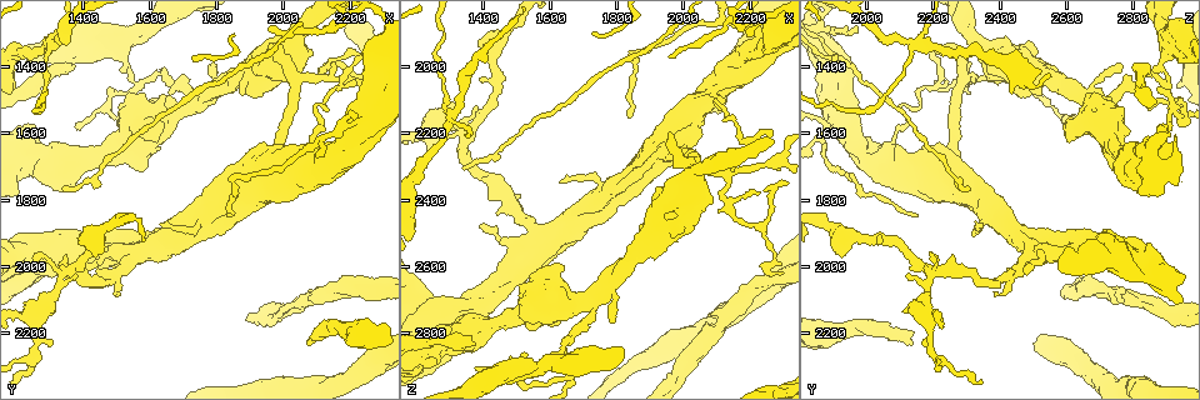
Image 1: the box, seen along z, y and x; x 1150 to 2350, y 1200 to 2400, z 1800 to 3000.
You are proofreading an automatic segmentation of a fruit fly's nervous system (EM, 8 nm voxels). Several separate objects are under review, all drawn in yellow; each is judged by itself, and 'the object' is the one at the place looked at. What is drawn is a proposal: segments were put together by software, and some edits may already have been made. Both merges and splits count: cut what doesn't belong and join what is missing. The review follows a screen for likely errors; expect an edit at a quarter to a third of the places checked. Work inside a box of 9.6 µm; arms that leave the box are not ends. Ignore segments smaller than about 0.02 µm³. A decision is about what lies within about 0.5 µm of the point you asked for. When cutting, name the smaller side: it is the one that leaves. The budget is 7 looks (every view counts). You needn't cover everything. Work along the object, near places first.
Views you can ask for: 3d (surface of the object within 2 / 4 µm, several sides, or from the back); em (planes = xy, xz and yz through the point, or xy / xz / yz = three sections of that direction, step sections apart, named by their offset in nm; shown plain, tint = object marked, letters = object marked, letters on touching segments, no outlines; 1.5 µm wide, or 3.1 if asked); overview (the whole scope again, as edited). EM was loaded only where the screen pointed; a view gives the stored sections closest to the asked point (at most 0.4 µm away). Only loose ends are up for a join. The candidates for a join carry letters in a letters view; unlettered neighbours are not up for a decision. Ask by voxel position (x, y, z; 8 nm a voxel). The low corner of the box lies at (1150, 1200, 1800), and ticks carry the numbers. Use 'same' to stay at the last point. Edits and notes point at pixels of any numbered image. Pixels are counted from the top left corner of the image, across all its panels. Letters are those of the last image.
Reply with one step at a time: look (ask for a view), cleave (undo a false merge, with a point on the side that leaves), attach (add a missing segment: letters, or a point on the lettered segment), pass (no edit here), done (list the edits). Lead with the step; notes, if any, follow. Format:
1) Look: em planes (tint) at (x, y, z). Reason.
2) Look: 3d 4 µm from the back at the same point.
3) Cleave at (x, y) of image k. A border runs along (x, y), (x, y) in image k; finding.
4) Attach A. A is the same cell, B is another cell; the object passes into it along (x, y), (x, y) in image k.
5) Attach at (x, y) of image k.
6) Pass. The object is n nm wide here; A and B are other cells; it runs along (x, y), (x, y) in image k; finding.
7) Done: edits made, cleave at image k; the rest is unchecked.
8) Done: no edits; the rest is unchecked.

Look: em yz step 4 (letters) at (1360, 2020, 2210). A fork.

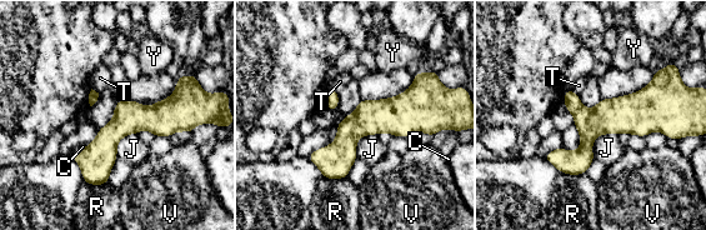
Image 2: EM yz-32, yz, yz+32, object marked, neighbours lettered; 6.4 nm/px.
Pass. C, J, R, T, V and Y are other cells; it runs along (684, 120), (606, 119), (575, 156), (552, 156) in image 2; all the same cell.

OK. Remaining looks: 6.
Look: 3d 4 µm at (1310, 1350, 2150). Four arms meet.

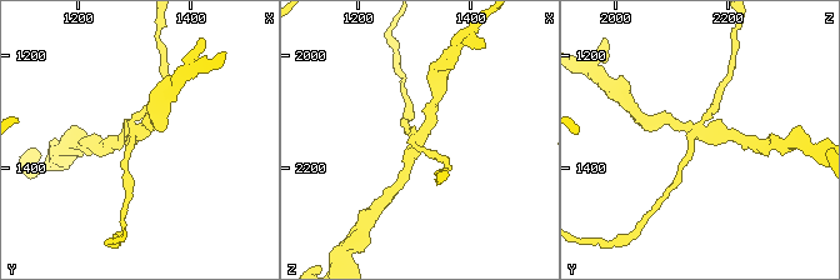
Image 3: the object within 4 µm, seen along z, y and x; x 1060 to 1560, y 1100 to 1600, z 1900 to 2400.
Look: em planes (tint) at (1305, 1340, 2145). 4 arms meet here; now the EM.

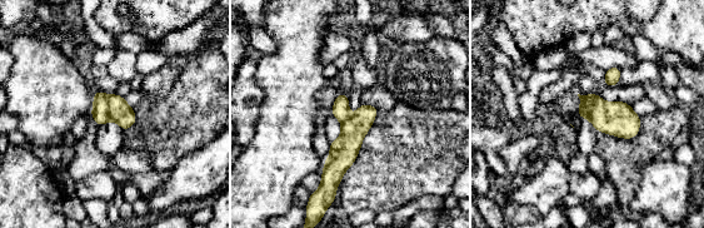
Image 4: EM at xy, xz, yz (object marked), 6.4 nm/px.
Look: em planes (letters) at the same point.

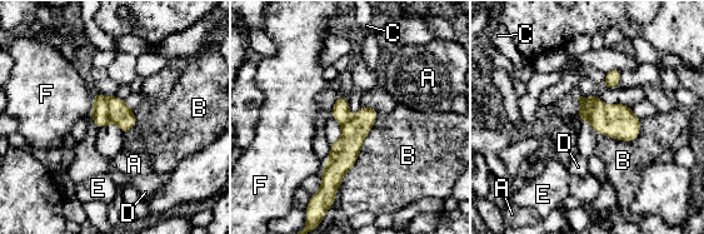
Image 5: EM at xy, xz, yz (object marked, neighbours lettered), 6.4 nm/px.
Cleave at (120, 114) of image 5. The object is 160 nm wide here; A, B, C, D, E and F are other cells; a border runs along (106, 98), (108, 118), (110, 120) in image 5; a second cell is stuck on.

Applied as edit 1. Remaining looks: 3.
Look: overview. Redraw.

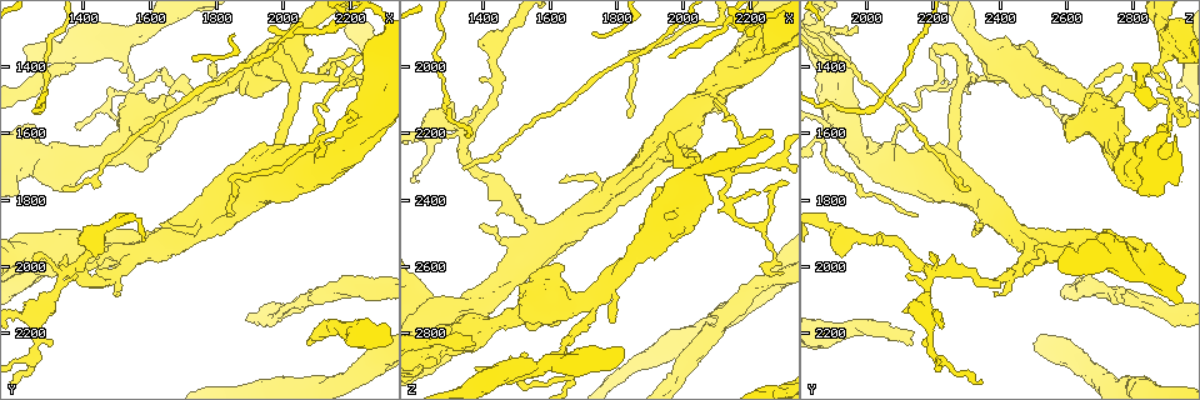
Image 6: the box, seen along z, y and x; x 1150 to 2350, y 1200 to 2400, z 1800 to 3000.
Look: em planes (letters) at (1380, 1390, 2840). Branch stops here.

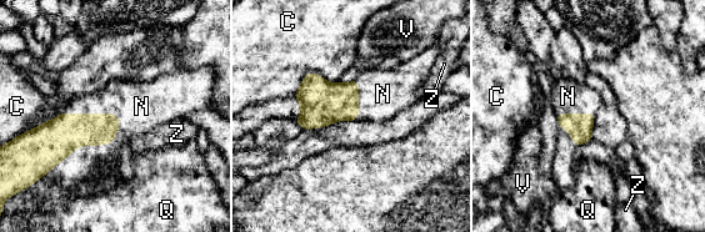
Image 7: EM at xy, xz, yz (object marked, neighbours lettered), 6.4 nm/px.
Attach N. The longest contact is with N, 440 nm; N is the same cell, C, Q, V and Z are other cells; it goes on there.

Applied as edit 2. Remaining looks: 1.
Done: edits made, cleave at image 5, attach at image 7; the rest is unchecked.

